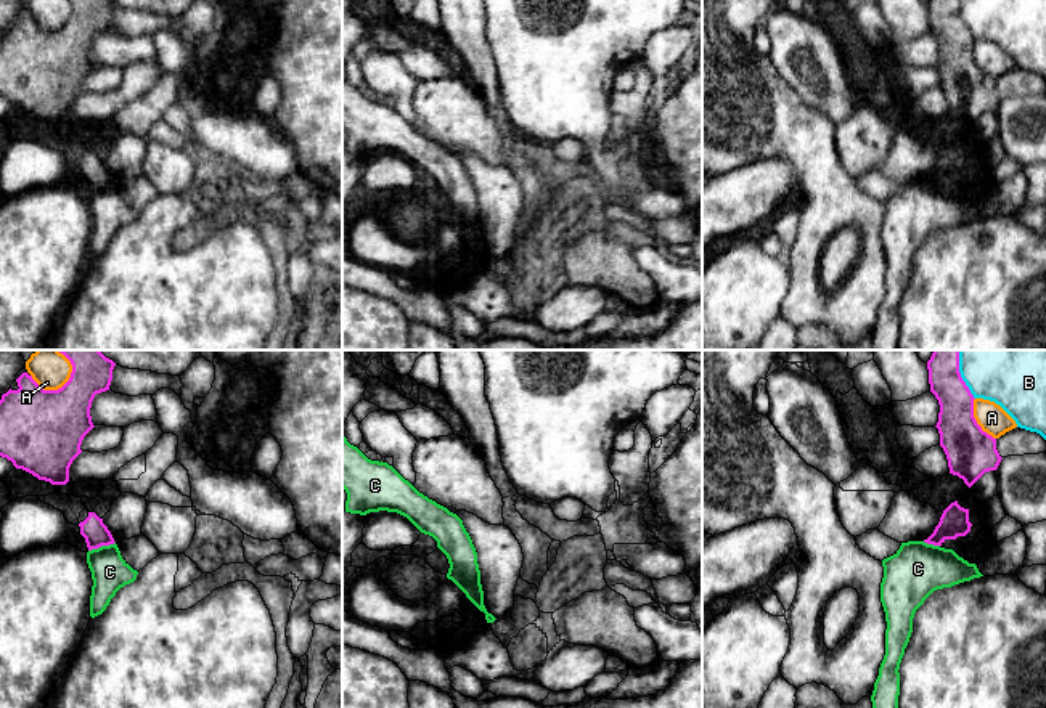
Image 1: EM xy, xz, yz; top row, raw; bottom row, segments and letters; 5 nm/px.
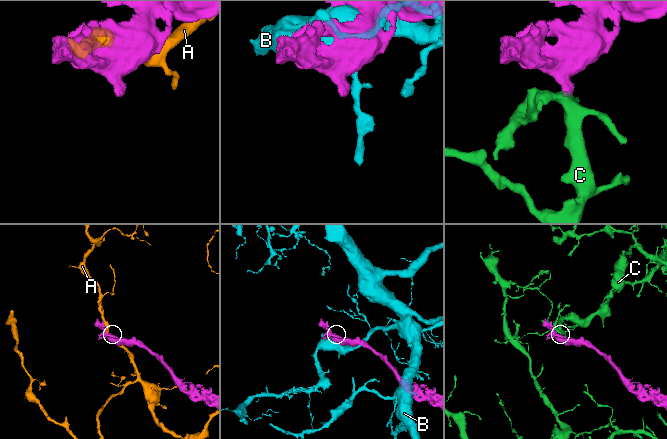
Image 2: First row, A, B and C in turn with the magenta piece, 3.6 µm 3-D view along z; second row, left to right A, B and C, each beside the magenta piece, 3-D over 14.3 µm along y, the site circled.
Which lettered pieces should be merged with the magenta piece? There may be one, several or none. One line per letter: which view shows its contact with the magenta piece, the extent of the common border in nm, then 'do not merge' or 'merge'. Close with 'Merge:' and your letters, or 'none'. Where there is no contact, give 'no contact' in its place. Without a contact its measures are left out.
A: contact in xy; length 220 nm; do not merge
B: contact in yz; length 260 nm; do not merge
C: contact in xy; length 140 nm; do not merge
Merge: none

